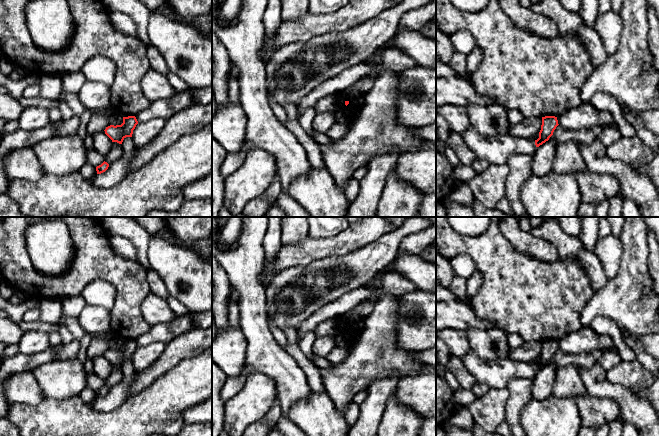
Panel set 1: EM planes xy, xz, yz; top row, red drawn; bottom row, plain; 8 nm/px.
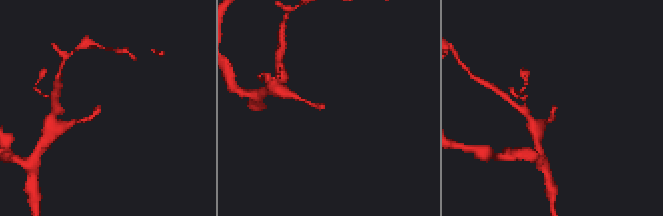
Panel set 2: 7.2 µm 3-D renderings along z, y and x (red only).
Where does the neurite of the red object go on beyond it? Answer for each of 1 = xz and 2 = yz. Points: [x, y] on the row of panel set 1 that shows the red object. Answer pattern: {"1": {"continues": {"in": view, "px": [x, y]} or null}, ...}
{"1": {"continues": null}, "2": {"continues": null}}

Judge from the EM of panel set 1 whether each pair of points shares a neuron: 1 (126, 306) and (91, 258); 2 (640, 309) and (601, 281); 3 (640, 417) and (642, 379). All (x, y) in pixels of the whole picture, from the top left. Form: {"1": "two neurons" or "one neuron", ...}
{"1": "one neuron", "2": "two neurons", "3": "two neurons"}

